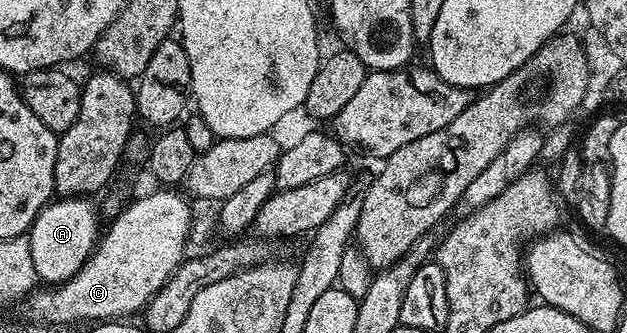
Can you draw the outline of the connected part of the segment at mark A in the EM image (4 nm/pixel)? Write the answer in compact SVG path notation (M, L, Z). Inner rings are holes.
M63 197L41 211L27 232L37 278L47 285L66 283L89 259L99 238L99 217L90 198Z

